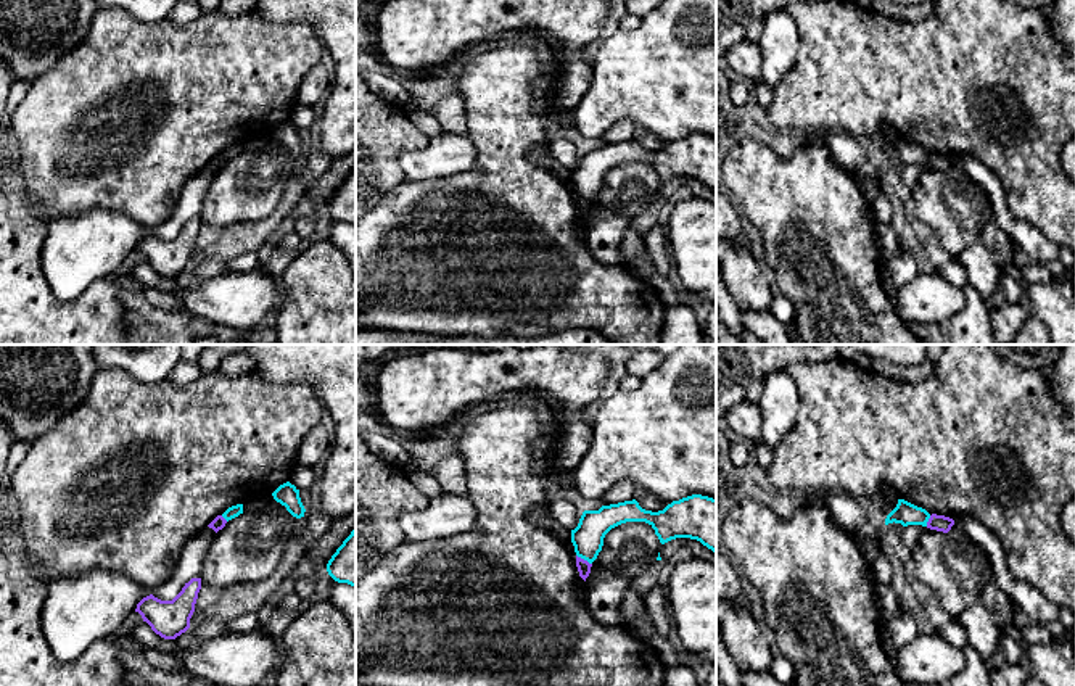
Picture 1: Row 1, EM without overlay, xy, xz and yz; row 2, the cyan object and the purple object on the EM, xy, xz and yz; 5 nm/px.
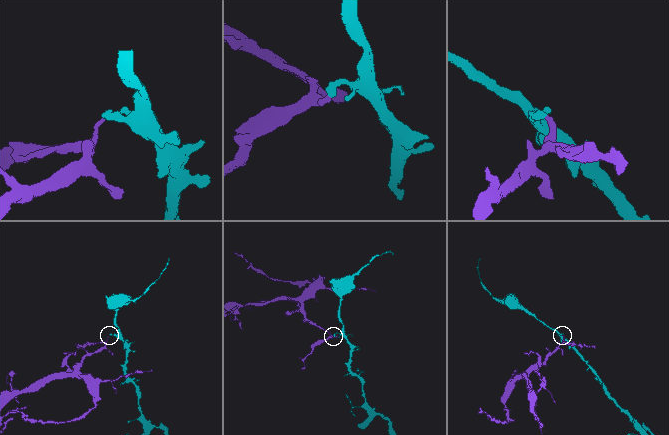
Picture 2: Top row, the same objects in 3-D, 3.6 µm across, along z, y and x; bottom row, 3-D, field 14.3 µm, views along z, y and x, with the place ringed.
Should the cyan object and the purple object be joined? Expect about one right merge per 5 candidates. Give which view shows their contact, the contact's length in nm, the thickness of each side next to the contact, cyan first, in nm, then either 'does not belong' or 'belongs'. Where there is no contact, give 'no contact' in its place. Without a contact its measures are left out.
xz | 90 nm | 160/70 nm | does not belong

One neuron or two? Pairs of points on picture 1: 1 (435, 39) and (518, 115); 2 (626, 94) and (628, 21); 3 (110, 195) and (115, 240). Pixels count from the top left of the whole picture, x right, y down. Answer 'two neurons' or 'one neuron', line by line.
1: two neurons
2: two neurons
3: two neurons

